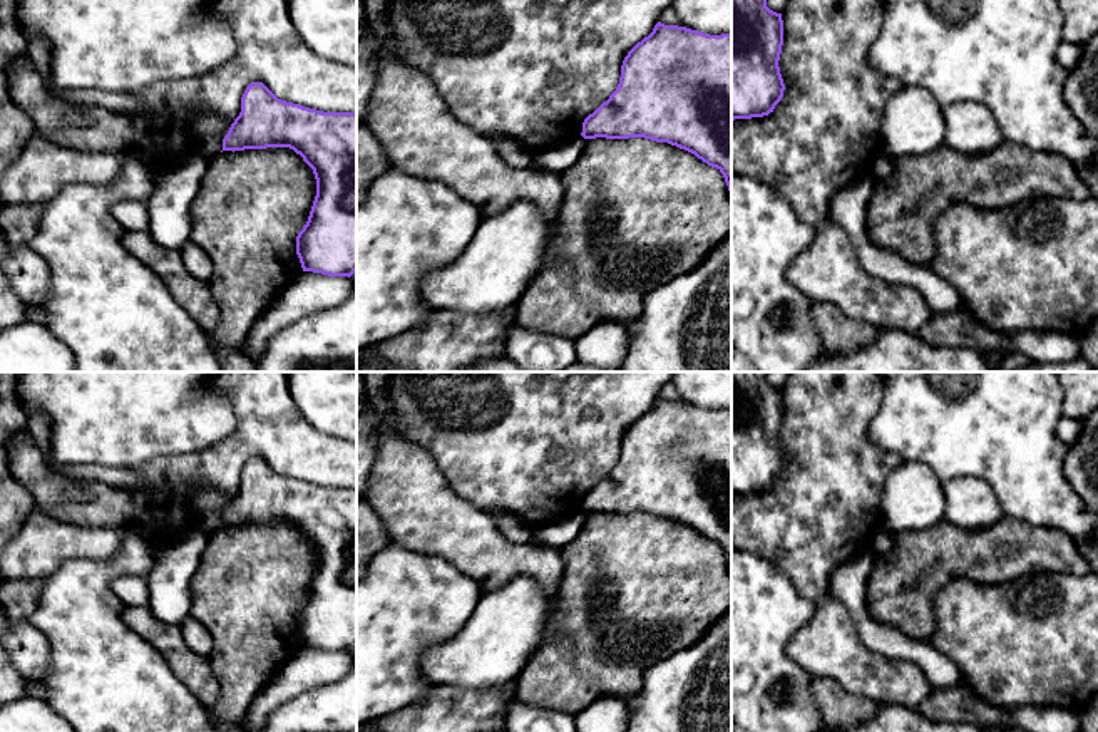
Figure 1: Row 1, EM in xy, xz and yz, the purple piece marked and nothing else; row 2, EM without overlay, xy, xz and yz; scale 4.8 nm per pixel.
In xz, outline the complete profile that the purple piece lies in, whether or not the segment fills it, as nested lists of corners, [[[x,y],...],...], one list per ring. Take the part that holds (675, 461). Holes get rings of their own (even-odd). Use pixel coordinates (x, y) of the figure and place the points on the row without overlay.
[[[658,397],[653,407],[628,427],[616,466],[584,494],[581,511],[668,518],[716,543],[731,571],[731,409],[710,410]]]

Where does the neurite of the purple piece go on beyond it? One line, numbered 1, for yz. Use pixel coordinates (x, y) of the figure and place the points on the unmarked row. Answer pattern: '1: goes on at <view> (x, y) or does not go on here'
1: does not go on here

